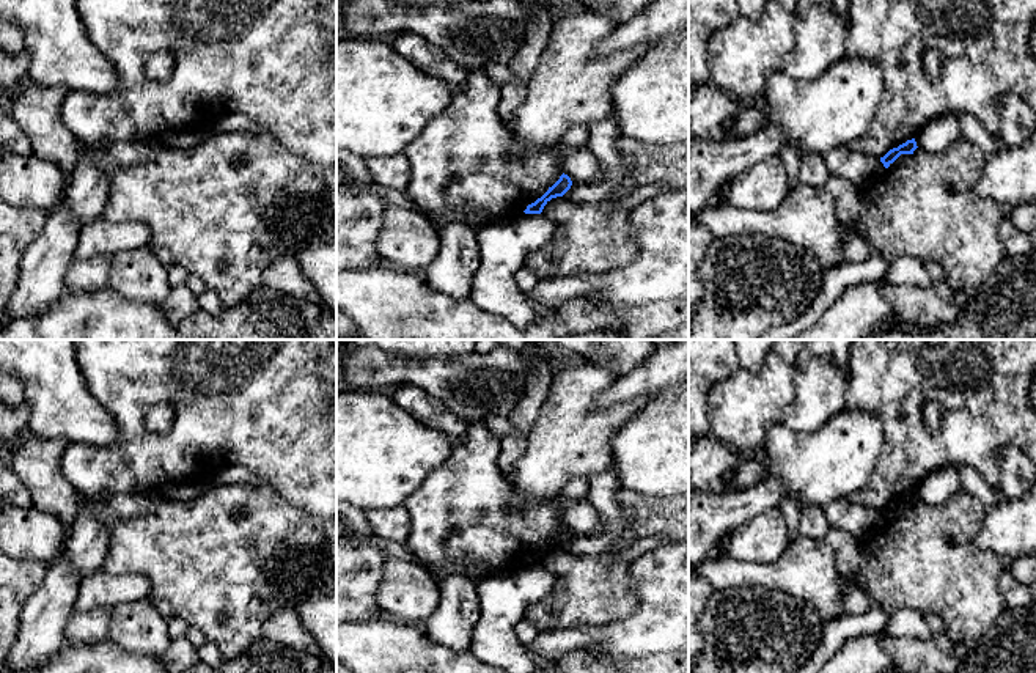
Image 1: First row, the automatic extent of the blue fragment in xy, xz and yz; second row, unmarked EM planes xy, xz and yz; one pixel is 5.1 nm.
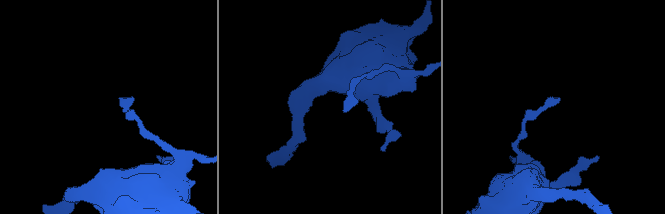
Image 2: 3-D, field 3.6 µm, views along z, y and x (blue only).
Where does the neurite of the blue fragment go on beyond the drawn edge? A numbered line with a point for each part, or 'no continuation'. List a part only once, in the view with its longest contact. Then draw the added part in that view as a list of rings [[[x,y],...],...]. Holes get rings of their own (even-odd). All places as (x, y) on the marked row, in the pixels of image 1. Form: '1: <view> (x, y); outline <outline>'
no continuation

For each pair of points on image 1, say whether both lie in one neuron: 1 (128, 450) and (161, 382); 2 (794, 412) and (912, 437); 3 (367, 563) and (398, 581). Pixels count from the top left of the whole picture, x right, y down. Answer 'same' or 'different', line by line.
1: same
2: different
3: different

